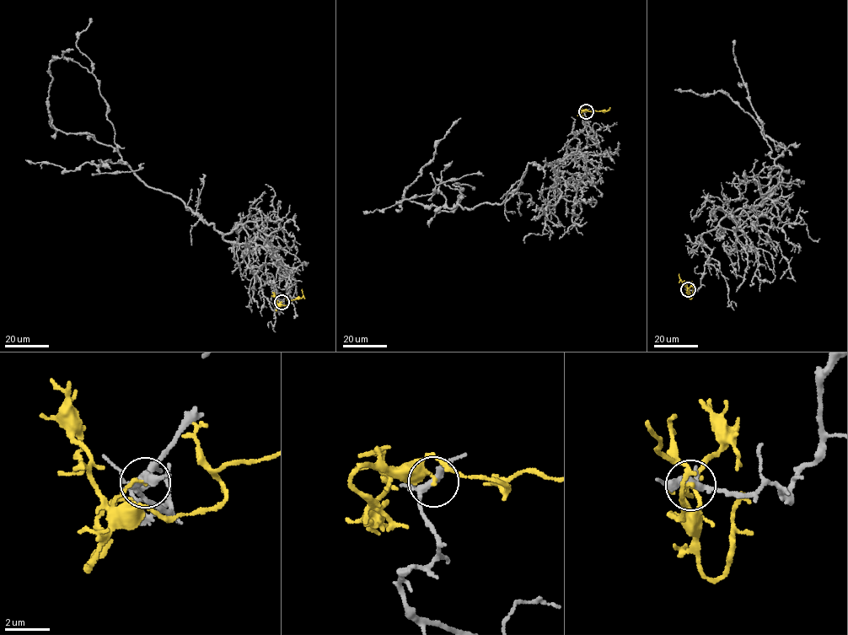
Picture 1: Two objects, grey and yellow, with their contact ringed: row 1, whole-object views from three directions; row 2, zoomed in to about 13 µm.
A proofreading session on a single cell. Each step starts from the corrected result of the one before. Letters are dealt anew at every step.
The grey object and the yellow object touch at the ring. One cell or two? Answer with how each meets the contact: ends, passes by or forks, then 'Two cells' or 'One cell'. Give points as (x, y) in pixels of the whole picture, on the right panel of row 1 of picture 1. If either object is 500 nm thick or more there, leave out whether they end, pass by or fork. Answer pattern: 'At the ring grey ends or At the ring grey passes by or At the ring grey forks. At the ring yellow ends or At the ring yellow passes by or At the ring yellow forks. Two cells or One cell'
At the ring grey forks. At the ring yellow ends. Two cells

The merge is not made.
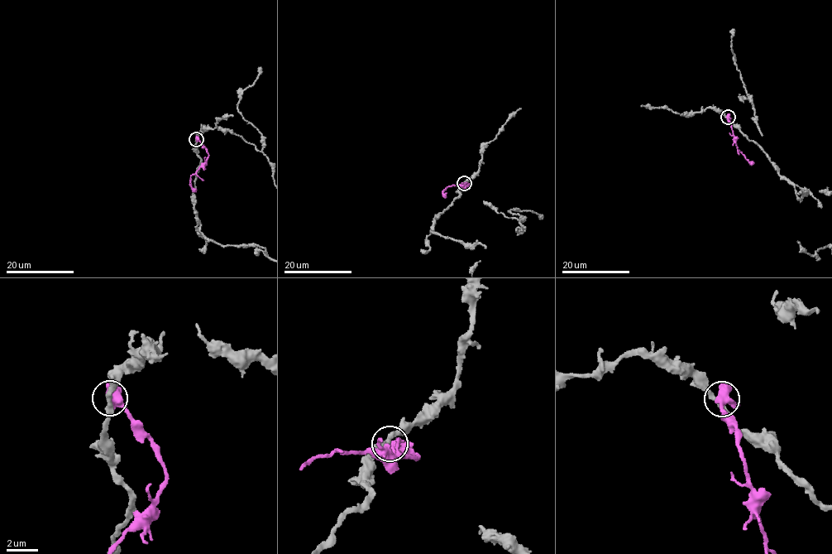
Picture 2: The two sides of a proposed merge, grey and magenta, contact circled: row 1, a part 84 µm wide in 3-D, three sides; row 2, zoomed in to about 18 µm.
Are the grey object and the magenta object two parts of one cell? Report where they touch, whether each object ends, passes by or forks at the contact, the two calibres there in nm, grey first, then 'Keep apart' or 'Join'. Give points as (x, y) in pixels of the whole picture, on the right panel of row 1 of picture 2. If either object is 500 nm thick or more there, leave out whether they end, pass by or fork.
Place: (728, 117). Thickness 280 nm (grey) against 850 nm. Keep apart

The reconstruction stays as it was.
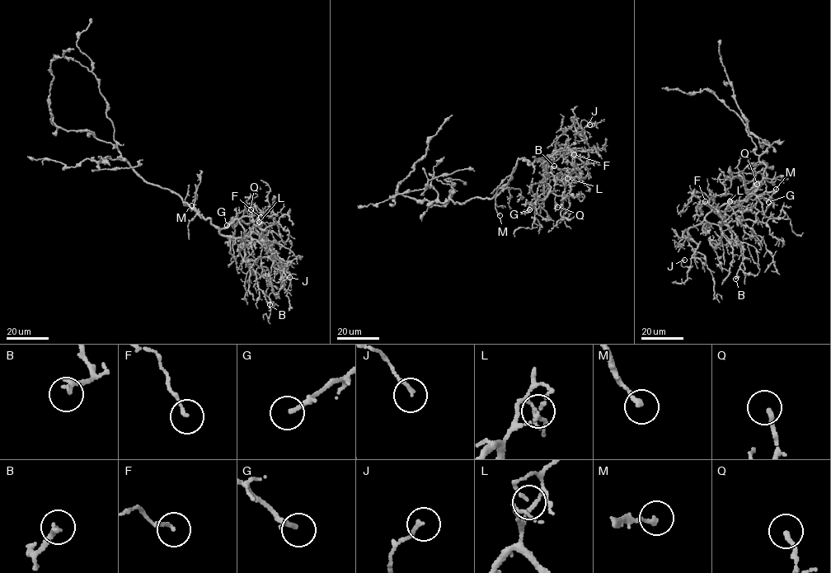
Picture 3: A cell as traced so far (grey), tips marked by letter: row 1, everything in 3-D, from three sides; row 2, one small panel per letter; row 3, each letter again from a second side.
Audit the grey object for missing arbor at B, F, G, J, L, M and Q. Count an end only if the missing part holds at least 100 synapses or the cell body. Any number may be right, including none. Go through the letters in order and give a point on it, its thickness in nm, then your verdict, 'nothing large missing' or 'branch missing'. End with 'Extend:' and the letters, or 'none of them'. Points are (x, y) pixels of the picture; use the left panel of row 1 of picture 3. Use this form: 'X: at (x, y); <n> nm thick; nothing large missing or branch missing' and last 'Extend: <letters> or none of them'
B: at (269, 304); 240 nm thick; nothing large missing
F: at (260, 217); 120 nm thick; nothing large missing
G: at (227, 225); 140 nm thick; nothing large missing
J: at (289, 277); 160 nm thick; nothing large missing
L: at (259, 222); 110 nm thick; nothing large missing
M: at (191, 205); 190 nm thick; branch missing
Q: at (251, 209); 190 nm thick; nothing large missing
Extend: M

